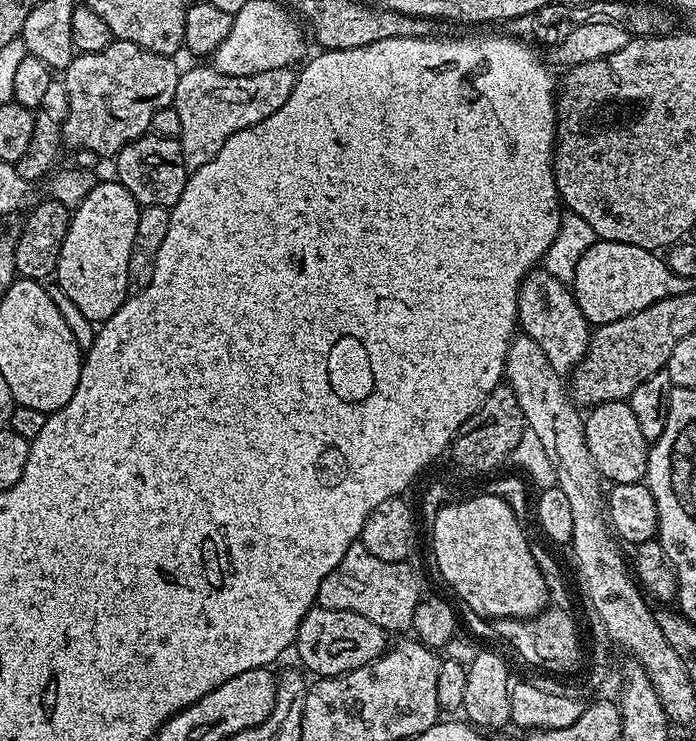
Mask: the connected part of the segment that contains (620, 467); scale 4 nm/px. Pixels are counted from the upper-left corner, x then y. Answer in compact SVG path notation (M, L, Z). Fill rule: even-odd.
M611 400L595 405L592 413L584 416L584 433L590 458L596 463L597 473L612 484L638 484L648 475L650 441L642 438L642 430L634 419L634 410L622 400Z

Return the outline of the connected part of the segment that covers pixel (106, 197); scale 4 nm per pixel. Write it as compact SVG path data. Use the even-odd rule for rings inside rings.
M109 178L105 182L97 182L94 190L86 194L79 206L71 213L68 221L68 233L62 242L62 250L58 254L58 266L54 273L54 284L64 291L66 298L86 314L94 322L103 322L111 318L124 301L128 299L128 267L130 266L130 254L134 246L134 234L138 234L138 214L141 205L135 198L115 179Z

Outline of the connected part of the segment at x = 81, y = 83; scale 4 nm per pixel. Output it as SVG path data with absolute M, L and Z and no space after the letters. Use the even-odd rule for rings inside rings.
M113 39L110 46L106 46L106 50L98 50L97 52L82 52L73 55L72 61L67 68L63 69L64 76L64 92L68 95L68 117L62 120L62 140L65 145L69 144L69 149L75 150L85 148L86 150L94 150L101 158L115 157L121 148L125 148L132 140L137 140L140 136L145 135L148 123L159 114L163 108L171 109L174 104L176 95L176 87L180 81L181 69L176 68L177 61L171 56L163 56L162 54L154 54L150 50L146 50L142 46L138 46L134 42L126 42L125 40Z

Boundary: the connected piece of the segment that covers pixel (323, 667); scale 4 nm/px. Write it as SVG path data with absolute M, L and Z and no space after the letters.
M313 606L298 626L294 652L300 655L303 667L309 673L317 672L317 677L344 676L383 656L389 647L388 640L389 633L374 626L370 618L362 618L362 614Z

